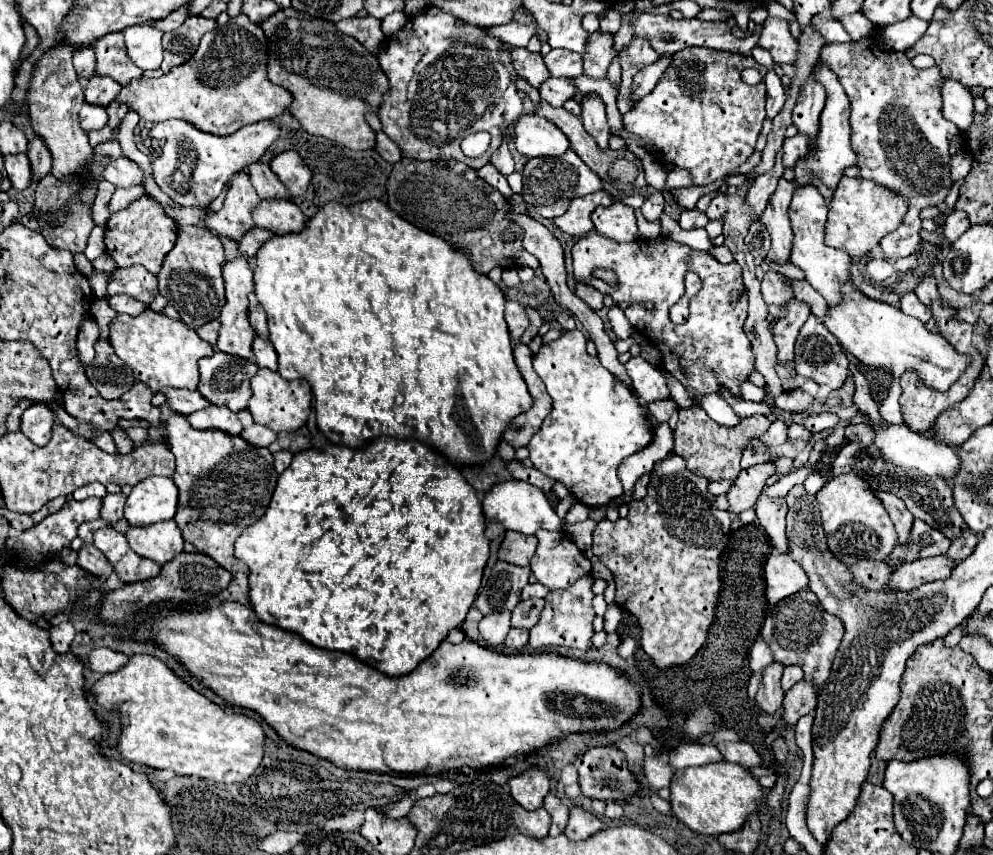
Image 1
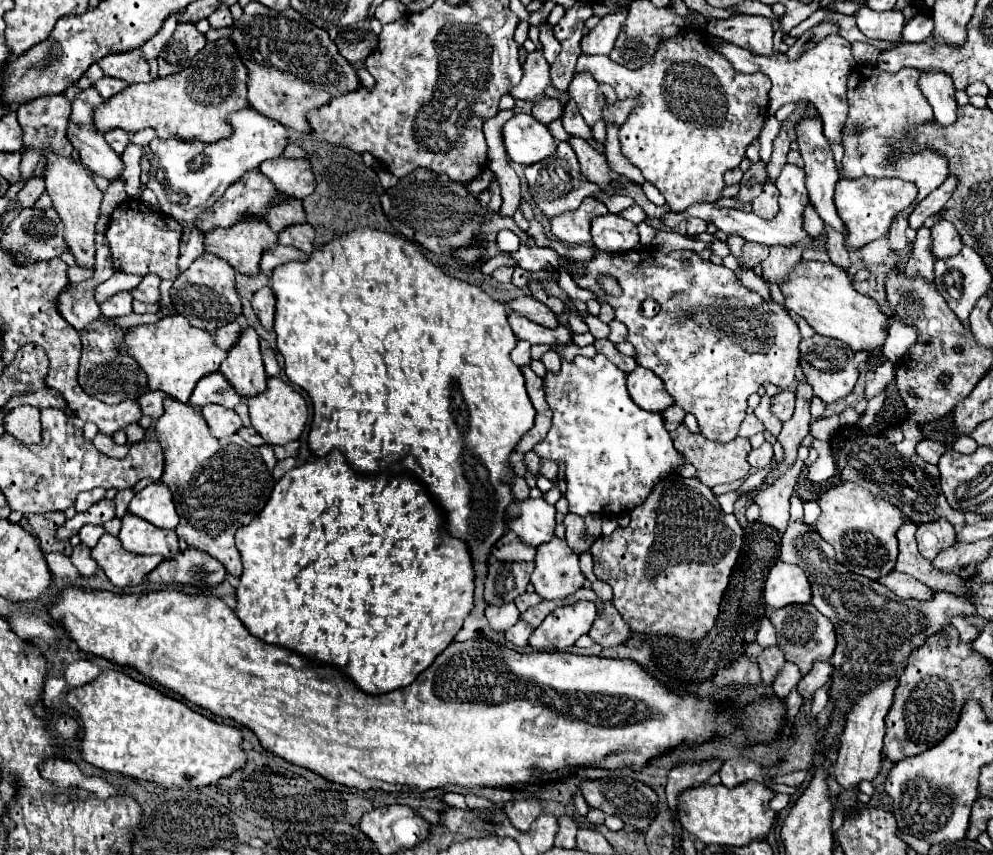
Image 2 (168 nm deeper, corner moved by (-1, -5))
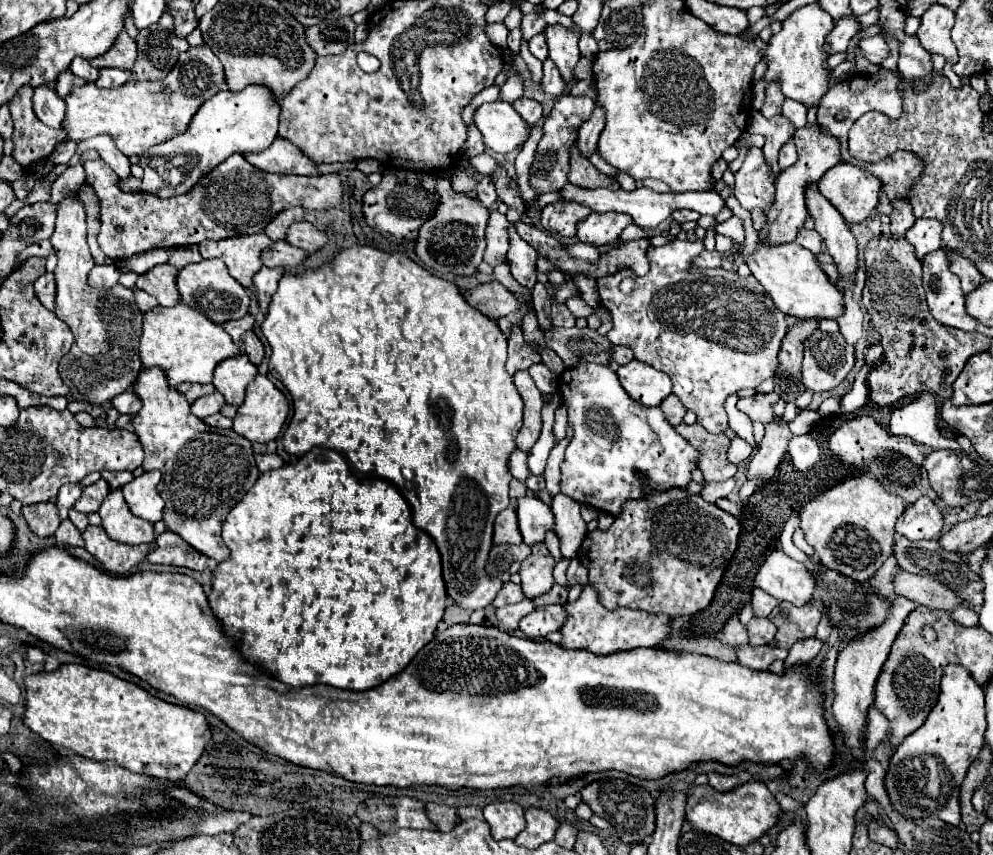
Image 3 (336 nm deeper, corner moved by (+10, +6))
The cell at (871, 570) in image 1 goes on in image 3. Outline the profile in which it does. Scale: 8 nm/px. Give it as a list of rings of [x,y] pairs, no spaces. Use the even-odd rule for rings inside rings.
[[[899,572],[895,582],[895,594],[901,594],[905,598],[911,598],[913,602],[927,606],[927,608],[939,608],[939,610],[955,610],[963,600],[943,586],[941,582],[929,578],[929,576],[915,576],[907,572]]]

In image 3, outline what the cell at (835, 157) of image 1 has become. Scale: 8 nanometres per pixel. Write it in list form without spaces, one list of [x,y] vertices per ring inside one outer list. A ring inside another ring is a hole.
[[[817,2],[801,6],[785,18],[781,30],[771,36],[769,46],[761,50],[763,56],[767,58],[769,68],[765,72],[765,82],[755,82],[753,86],[755,110],[761,108],[765,98],[765,86],[767,82],[771,82],[771,78],[777,78],[781,82],[781,90],[785,98],[799,100],[805,106],[819,104],[819,100],[827,92],[827,80],[829,80],[829,72],[825,70],[825,60],[829,58],[829,54],[823,54],[823,42],[831,30],[833,30],[833,18]]]

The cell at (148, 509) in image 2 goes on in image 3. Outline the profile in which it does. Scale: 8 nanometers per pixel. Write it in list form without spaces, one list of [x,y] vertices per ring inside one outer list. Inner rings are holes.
[[[153,470],[145,472],[139,478],[133,478],[127,486],[123,486],[123,496],[131,514],[153,524],[163,516],[163,498],[157,494],[159,480],[159,470]]]

